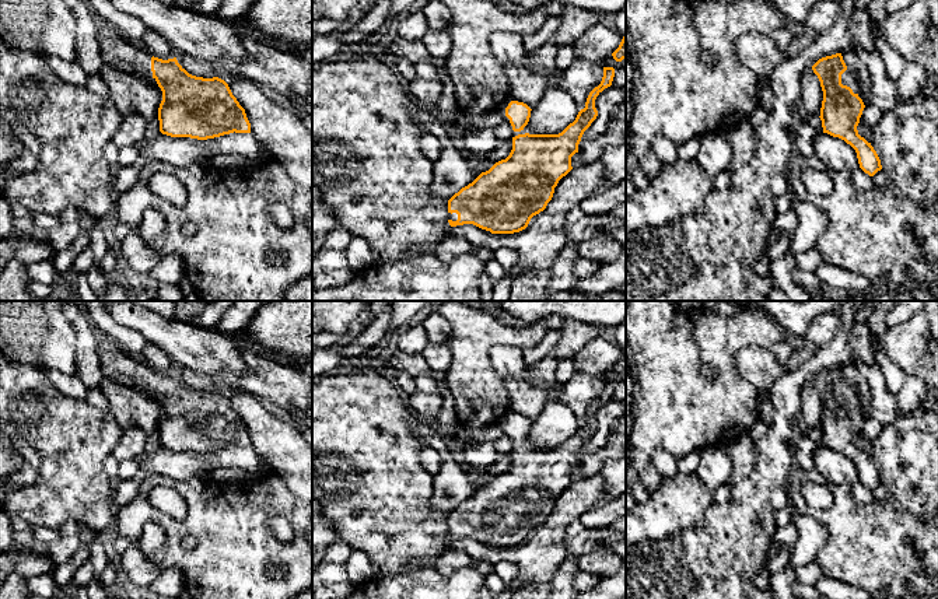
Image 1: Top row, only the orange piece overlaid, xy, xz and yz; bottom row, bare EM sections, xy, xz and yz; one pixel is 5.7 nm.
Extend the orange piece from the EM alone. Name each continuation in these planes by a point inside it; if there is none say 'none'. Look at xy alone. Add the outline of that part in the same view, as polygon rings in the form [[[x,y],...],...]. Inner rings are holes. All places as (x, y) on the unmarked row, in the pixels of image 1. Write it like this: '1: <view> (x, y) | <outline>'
1: xy (118, 365) | [[[99,336],[97,350],[101,369],[106,379],[155,395],[151,385],[153,369],[140,358],[127,354],[104,336]]]

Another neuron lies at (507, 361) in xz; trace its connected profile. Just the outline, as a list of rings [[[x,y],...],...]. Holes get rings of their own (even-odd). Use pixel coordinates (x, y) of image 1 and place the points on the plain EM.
[[[497,346],[491,350],[490,362],[494,372],[501,378],[522,376],[522,348],[512,346]]]

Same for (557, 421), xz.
[[[553,393],[540,416],[532,421],[526,446],[559,448],[575,434],[578,425],[575,413]]]

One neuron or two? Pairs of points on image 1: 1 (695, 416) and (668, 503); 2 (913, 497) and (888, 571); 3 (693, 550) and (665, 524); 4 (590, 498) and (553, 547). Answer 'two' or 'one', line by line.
1: two
2: two
3: two
4: one

